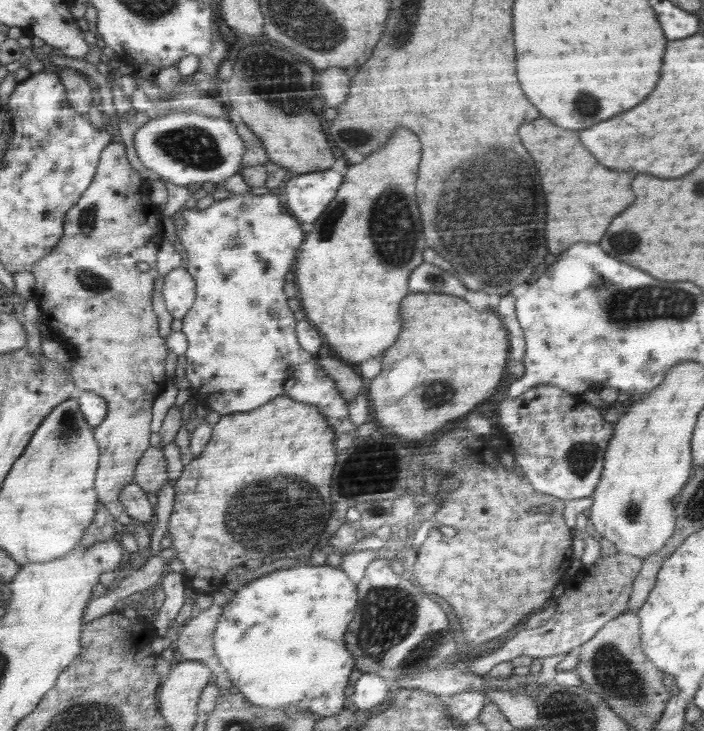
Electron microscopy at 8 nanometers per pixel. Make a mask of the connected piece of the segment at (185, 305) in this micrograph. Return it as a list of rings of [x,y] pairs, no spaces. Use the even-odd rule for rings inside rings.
[[[184,266],[173,268],[164,277],[162,294],[173,318],[183,319],[195,304],[194,292],[198,292],[198,288],[194,288],[194,279]]]

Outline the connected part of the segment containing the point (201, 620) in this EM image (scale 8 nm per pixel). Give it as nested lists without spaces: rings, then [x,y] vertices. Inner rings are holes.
[[[226,587],[214,592],[213,603],[210,608],[203,610],[193,619],[188,619],[182,628],[182,632],[176,641],[163,638],[157,643],[160,651],[171,648],[178,650],[185,660],[195,660],[206,663],[214,670],[215,677],[212,680],[220,689],[232,687],[231,678],[219,663],[213,647],[213,636],[218,617],[222,614],[223,608],[227,605],[233,592]]]

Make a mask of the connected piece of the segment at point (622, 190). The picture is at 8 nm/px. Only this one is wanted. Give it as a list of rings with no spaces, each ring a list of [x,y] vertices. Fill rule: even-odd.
[[[538,118],[528,126],[520,126],[520,138],[532,150],[532,158],[536,158],[536,166],[544,176],[544,190],[548,190],[548,246],[552,246],[552,254],[564,252],[574,242],[598,242],[612,218],[634,202],[630,182],[636,172],[614,172],[600,166],[580,144],[578,132]]]

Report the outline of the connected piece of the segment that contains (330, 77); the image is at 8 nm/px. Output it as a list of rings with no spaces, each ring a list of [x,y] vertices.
[[[340,67],[322,69],[318,72],[320,74],[317,74],[315,81],[320,88],[320,92],[317,96],[324,100],[327,107],[336,108],[340,106],[349,95],[351,77],[345,69]]]

